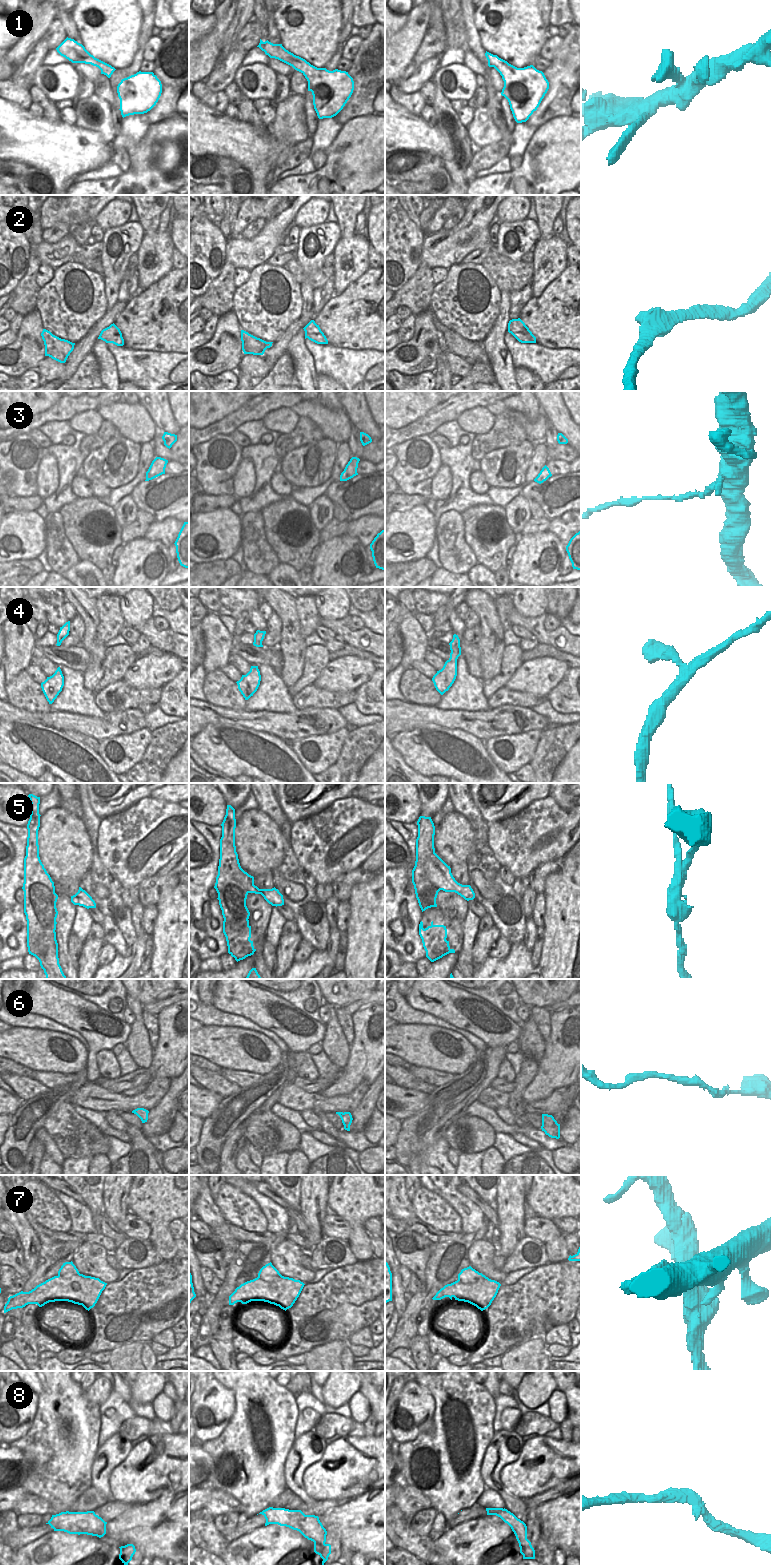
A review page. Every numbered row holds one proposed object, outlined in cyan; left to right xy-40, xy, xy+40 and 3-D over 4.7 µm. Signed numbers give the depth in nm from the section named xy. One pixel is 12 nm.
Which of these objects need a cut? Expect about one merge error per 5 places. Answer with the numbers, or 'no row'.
3, 5, 7.

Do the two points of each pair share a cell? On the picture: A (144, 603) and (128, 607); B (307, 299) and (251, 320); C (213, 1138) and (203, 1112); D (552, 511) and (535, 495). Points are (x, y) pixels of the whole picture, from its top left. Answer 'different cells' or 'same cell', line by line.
A: same cell
B: different cells
C: different cells
D: same cell

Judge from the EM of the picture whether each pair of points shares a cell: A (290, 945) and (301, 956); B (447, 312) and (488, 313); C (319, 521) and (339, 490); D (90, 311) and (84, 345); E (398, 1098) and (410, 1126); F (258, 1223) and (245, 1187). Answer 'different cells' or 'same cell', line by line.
A: different cells
B: same cell
C: different cells
D: different cells
E: different cells
F: different cells

